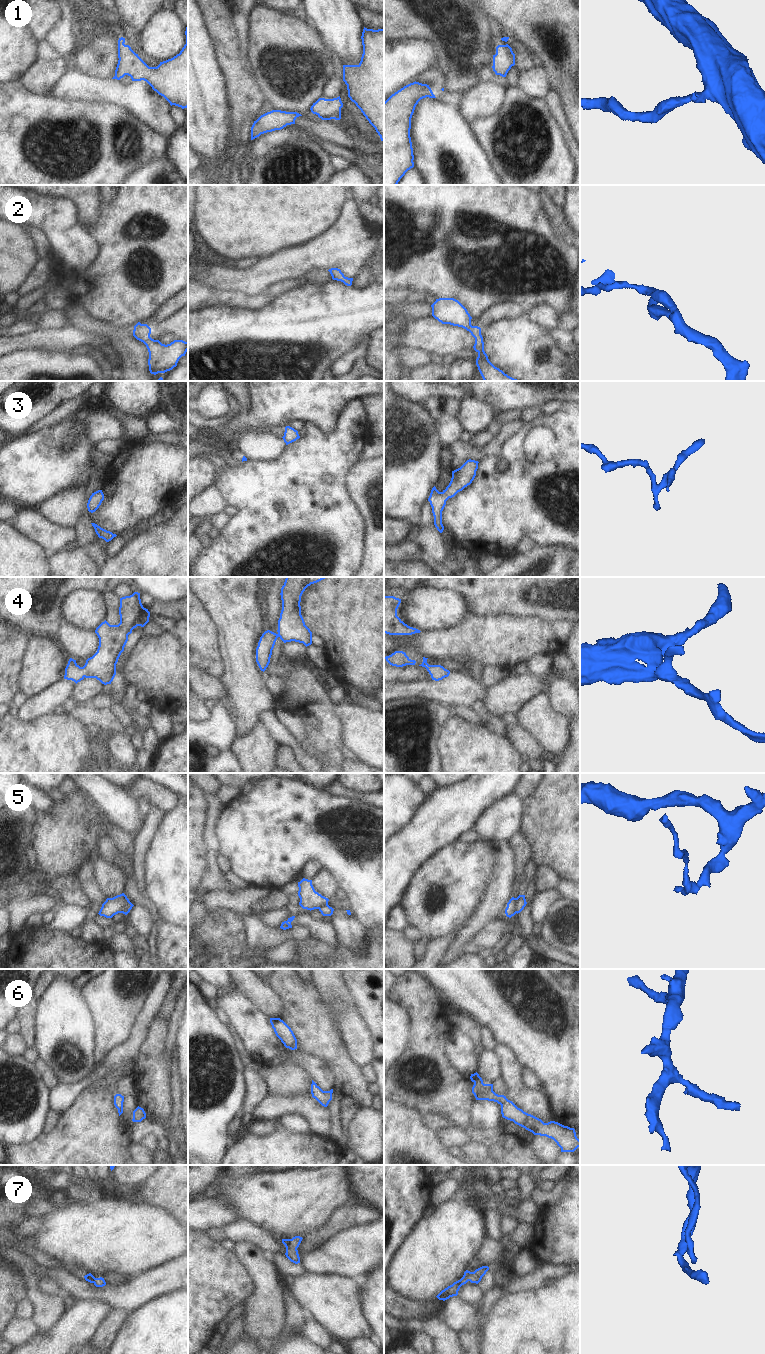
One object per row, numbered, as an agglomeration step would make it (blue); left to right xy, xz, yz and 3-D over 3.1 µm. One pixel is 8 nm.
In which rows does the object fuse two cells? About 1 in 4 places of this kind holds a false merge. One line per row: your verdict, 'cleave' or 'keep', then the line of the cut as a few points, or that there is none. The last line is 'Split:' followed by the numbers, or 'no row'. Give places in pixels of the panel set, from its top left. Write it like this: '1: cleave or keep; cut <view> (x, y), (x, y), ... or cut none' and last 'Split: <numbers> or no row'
1: keep; cut none
2: keep; cut none
3: keep; cut none
4: keep; cut none
5: cleave; cut yz (517, 898), (515, 912)
6: keep; cut none
7: keep; cut none
Split: 5

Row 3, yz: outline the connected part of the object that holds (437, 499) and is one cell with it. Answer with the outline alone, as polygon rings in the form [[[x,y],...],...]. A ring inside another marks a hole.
[[[469,459],[460,468],[452,471],[451,481],[442,492],[439,492],[435,486],[432,488],[428,501],[432,507],[434,525],[440,533],[444,530],[442,511],[446,501],[472,483],[476,476],[478,463],[478,461]]]

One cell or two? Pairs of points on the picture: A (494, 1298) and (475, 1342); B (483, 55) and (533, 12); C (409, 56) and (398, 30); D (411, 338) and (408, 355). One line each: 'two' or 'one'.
A: one
B: two
C: two
D: two

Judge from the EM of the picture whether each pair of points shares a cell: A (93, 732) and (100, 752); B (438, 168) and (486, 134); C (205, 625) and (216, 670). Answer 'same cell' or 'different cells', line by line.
A: same cell
B: different cells
C: same cell

